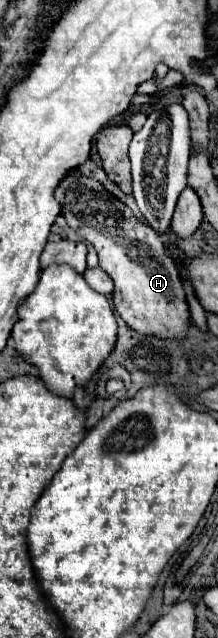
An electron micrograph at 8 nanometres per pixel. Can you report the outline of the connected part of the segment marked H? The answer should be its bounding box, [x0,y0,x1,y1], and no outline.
[55,170,189,338]

